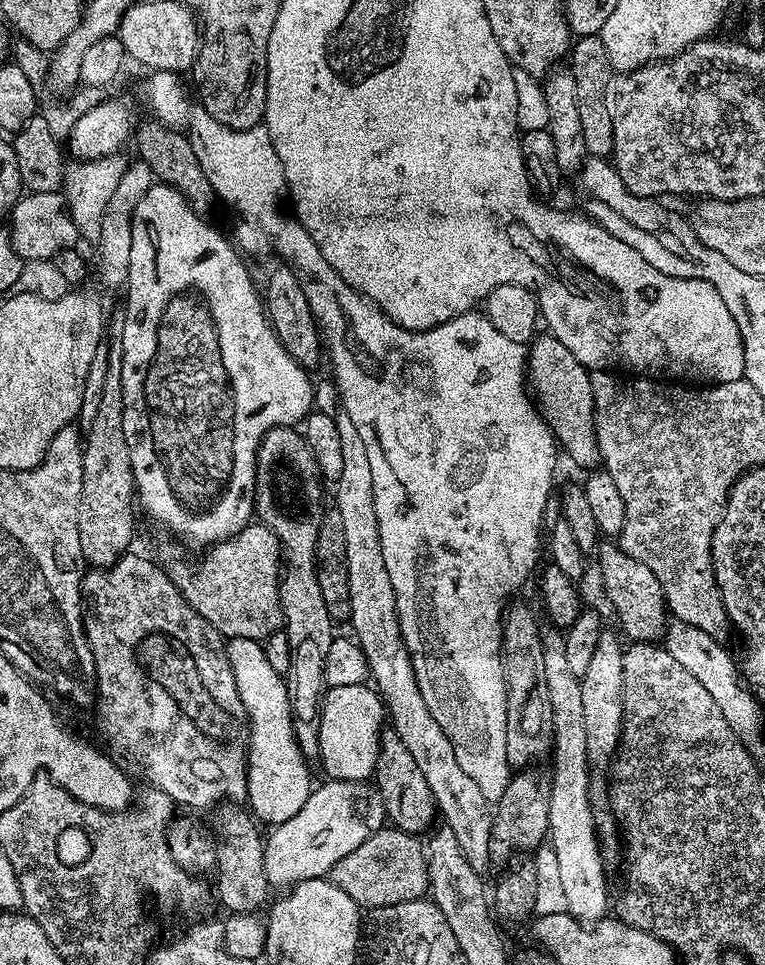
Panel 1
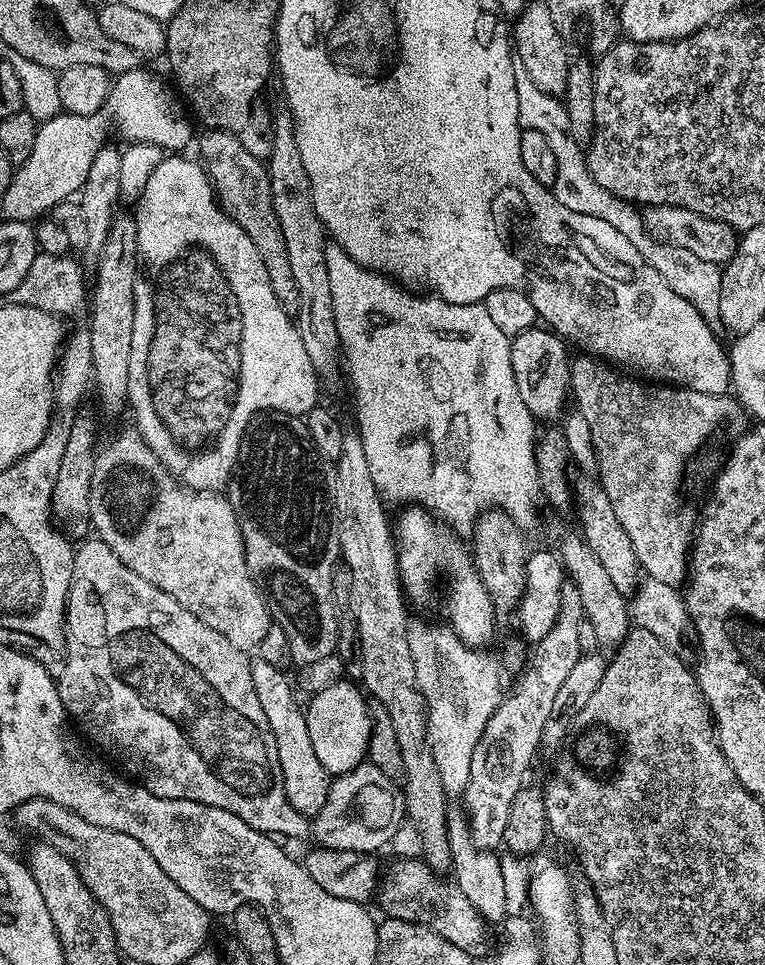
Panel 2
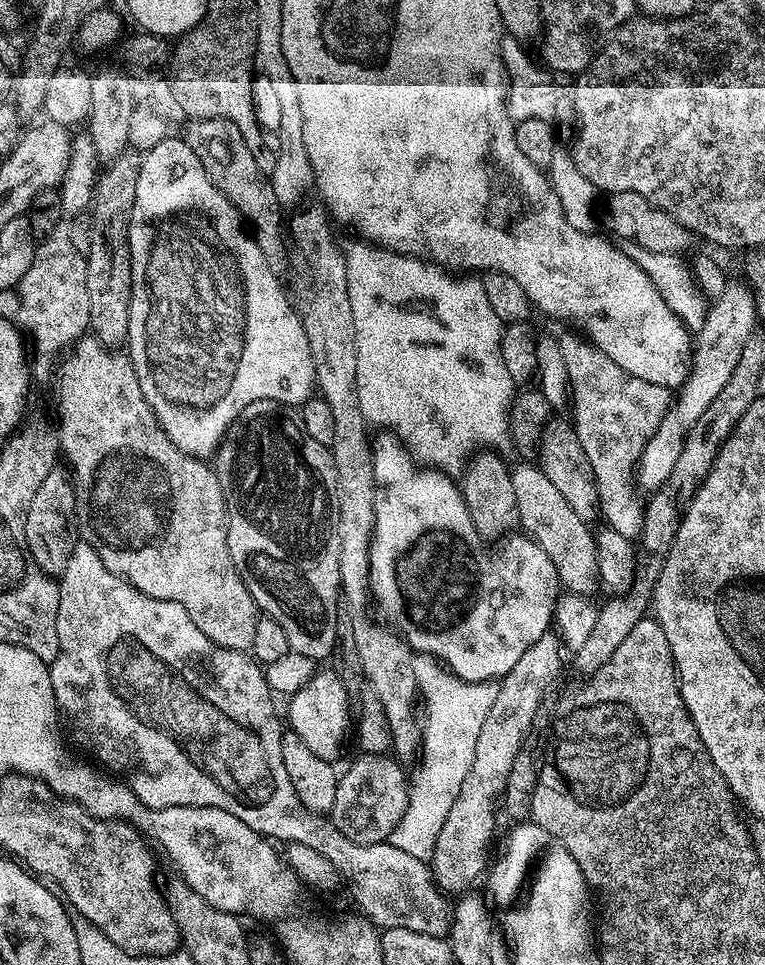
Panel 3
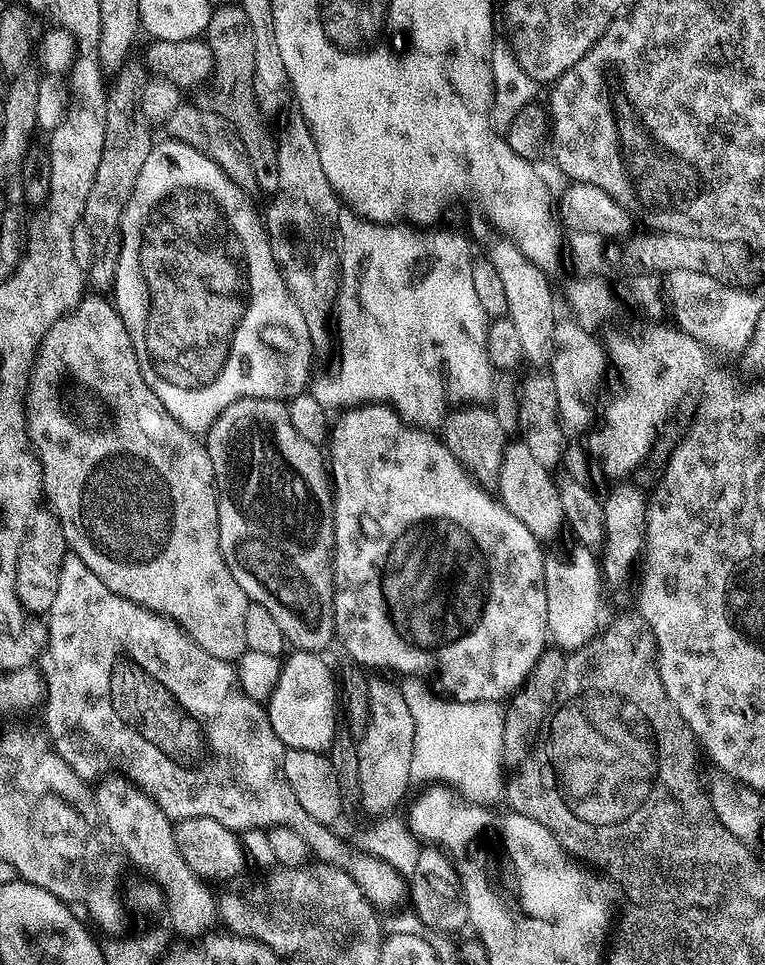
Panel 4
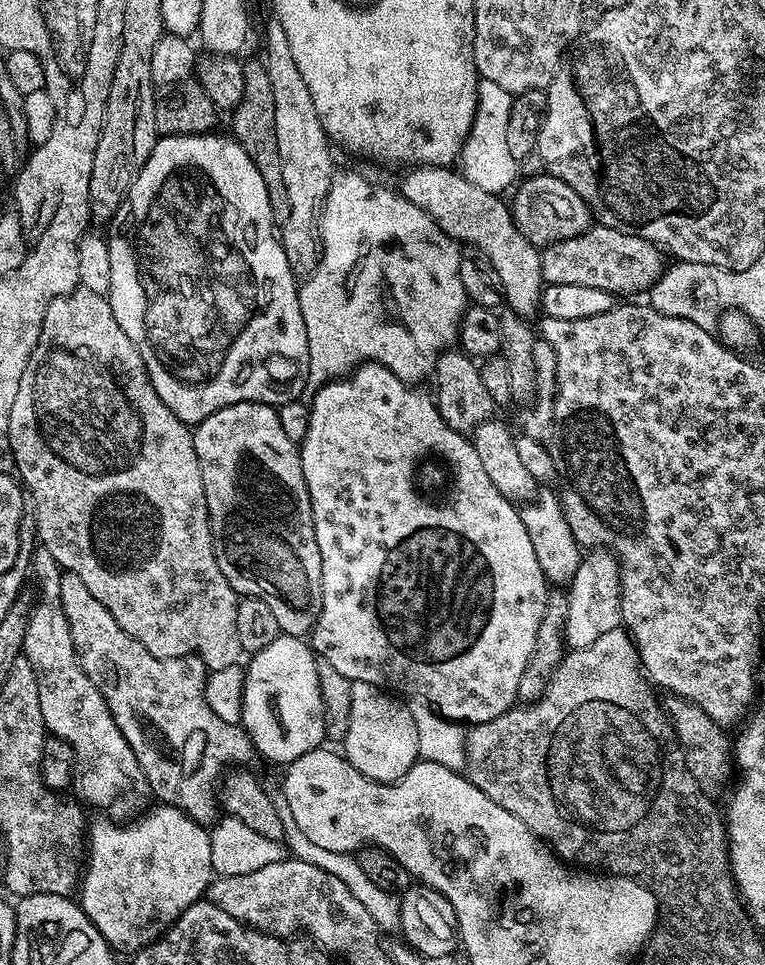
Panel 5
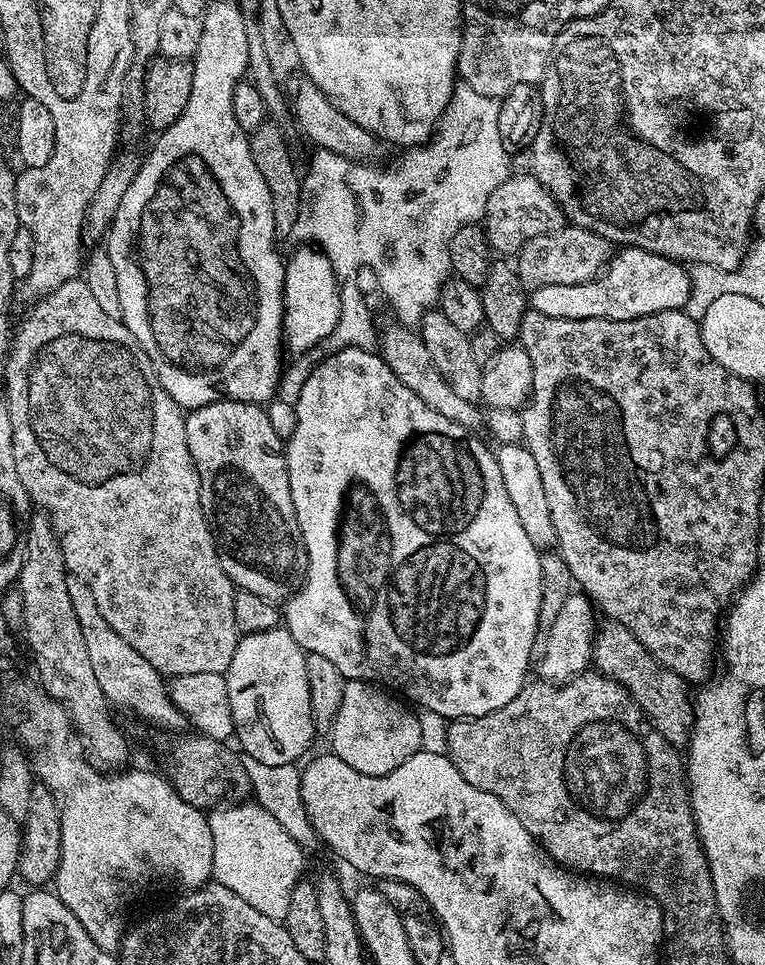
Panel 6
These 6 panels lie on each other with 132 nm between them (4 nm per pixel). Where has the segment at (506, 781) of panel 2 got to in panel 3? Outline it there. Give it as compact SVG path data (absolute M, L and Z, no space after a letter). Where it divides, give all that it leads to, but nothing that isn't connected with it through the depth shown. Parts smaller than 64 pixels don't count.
M546 634L542 638L538 638L538 642L534 642L534 646L530 650L526 650L526 654L522 654L522 658L518 658L518 662L514 664L514 670L510 670L499 681L500 689L498 690L498 698L494 698L494 706L491 707L491 712L486 718L486 722L482 726L482 734L478 736L478 746L474 748L474 762L472 763L472 772L469 774L466 782L458 798L454 802L454 806L450 806L450 814L446 814L446 822L442 822L442 830L438 830L438 842L434 846L432 851L432 858L430 861L430 867L432 869L432 875L435 879L437 888L445 894L451 894L451 892L460 892L456 894L464 894L468 887L475 882L476 879L483 877L486 872L486 863L489 861L488 856L488 843L492 840L492 835L496 832L496 808L498 801L501 799L504 787L506 786L506 778L510 774L510 766L514 766L514 758L518 758L518 750L525 747L526 741L524 740L528 736L528 731L532 728L532 723L536 720L536 715L540 712L540 703L544 700L544 695L548 692L548 687L555 682L560 676L560 652L562 653L562 641L559 635Z

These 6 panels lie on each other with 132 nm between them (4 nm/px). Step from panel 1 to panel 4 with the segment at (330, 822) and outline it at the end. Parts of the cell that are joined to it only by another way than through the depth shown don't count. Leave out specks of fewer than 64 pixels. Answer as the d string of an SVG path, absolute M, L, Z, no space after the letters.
M380 678L384 680L372 680L369 679L367 681L366 687L368 690L368 725L366 726L366 730L364 731L363 736L359 737L357 743L357 752L358 752L358 778L360 779L361 792L358 795L359 799L364 802L365 808L370 812L380 812L376 814L388 814L391 808L396 808L400 804L400 799L403 798L404 795L408 792L408 784L411 785L413 783L412 775L410 774L410 760L412 755L414 754L414 718L410 714L410 706L406 706L406 698L402 698L402 694L400 693L400 685L399 683L393 682L391 684L391 679L388 678Z

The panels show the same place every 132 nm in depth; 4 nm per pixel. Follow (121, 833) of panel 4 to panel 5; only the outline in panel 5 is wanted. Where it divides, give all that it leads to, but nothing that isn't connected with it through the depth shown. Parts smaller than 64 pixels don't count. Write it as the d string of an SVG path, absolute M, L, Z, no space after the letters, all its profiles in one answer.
M40 546L37 547L36 553L31 553L30 576L31 579L34 578L40 583L40 589L36 592L36 600L34 596L34 603L28 614L22 655L28 659L38 678L38 702L42 706L45 729L72 748L74 771L70 776L71 791L76 791L75 795L89 809L91 809L90 807L97 808L100 811L97 813L103 814L107 819L117 822L135 820L149 807L152 787L148 785L146 774L142 770L130 742L126 742L122 730L118 730L118 722L114 722L114 714L110 714L110 706L106 706L106 698L102 698L98 686L94 686L94 682L90 682L86 670L82 670L82 662L78 658L74 638L70 634L70 622L66 622L66 610L62 610L61 575L60 563L56 561L54 554L50 554L50 550Z

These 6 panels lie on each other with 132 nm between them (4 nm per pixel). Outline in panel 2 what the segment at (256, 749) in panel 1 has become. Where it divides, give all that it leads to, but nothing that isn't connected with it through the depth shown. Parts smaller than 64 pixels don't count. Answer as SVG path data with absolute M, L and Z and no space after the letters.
M258 658L252 660L252 692L258 694L258 702L262 710L266 710L266 722L270 722L270 730L278 746L278 762L282 766L286 798L290 806L294 806L294 810L314 818L322 810L322 806L326 806L326 794L332 780L326 766L318 762L318 754L314 754L310 730L304 717L305 709L296 701L297 693L294 691L293 681L291 684L284 676L287 675L281 669L270 666L270 662L262 662Z

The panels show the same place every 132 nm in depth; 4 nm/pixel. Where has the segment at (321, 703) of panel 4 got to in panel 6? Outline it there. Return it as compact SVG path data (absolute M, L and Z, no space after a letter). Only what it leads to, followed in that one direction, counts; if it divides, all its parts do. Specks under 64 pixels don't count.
M283 626L249 636L241 635L226 675L232 727L235 739L240 739L242 752L271 766L296 764L299 756L311 746L312 736L317 735L314 718L310 714L310 682L306 682L304 649L298 646L298 642L294 642Z

